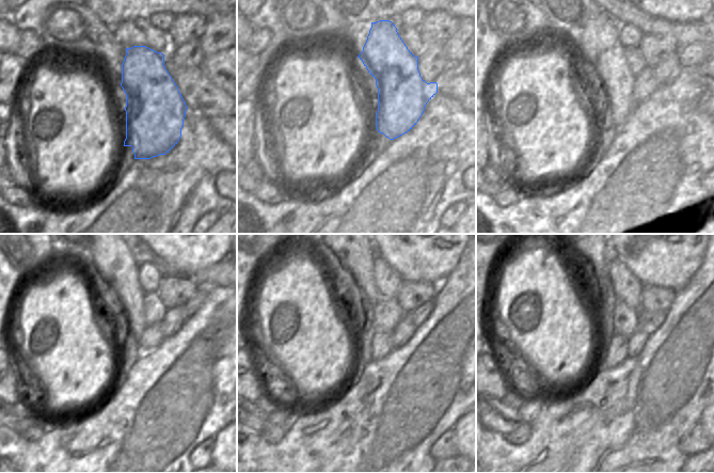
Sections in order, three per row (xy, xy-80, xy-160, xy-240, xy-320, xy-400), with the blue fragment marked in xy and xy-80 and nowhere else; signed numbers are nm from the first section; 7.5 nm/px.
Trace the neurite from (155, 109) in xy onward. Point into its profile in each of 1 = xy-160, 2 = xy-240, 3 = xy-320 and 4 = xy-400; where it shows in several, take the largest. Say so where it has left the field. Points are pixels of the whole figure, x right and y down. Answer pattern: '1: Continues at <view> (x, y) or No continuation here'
1: Continues at xy-160 (598, 43)
2: Continues at xy-240 (112, 258)
3: Continues at xy-320 (356, 255)
4: Continues at xy-400 (594, 255).

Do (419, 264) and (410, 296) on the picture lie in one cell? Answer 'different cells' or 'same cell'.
different cells

